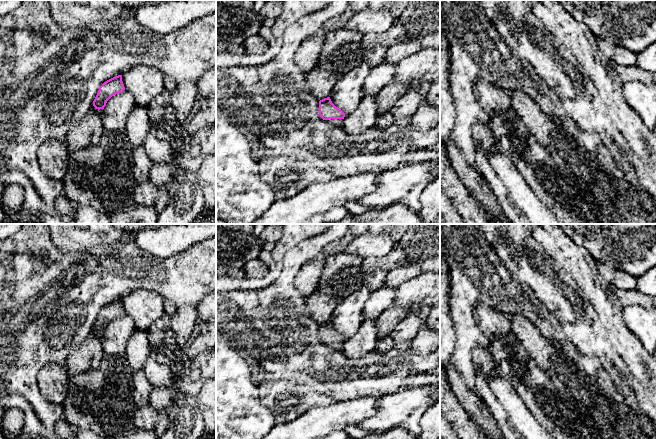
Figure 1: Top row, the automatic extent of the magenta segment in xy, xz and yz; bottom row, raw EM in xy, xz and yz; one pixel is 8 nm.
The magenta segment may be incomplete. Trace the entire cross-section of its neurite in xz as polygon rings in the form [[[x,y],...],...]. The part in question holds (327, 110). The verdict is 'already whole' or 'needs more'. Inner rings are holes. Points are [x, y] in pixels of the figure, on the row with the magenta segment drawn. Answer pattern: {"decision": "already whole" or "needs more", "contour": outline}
{"decision": "needs more", "contour": [[[330,97],[319,101],[319,115],[323,120],[327,120],[331,126],[343,128],[345,113],[332,103]]]}

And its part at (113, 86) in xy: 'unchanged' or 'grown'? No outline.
grown

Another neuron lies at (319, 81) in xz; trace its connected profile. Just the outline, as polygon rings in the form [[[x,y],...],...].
[[[317,65],[306,73],[305,89],[320,101],[329,97],[339,78],[337,73]]]

